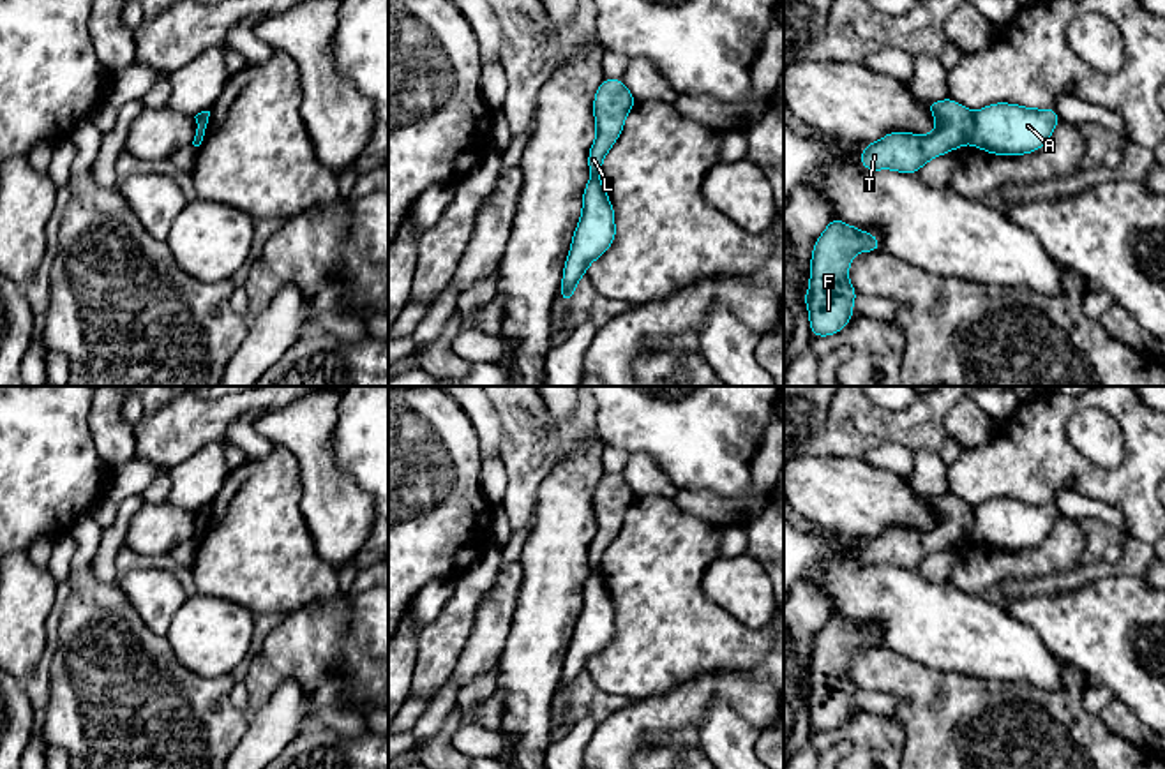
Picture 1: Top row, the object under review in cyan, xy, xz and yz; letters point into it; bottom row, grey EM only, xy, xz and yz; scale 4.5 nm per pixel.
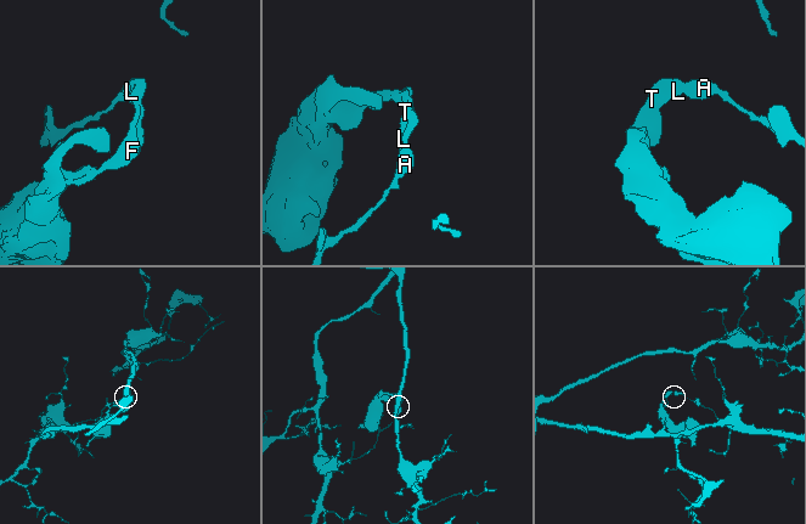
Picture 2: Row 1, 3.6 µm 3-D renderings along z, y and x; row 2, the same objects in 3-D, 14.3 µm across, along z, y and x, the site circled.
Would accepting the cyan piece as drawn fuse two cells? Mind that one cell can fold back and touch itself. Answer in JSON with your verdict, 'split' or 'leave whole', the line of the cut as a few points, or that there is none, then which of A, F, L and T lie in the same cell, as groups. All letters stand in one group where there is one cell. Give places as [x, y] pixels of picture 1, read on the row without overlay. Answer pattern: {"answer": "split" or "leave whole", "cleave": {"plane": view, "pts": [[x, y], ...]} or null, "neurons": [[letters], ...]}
{"answer": "split", "cleave": {"plane": "yz", "pts": [[975, 508], [968, 535]]}, "neurons": [["A"], ["F", "L", "T"]]}

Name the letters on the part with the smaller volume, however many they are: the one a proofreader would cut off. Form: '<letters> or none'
F, L, T

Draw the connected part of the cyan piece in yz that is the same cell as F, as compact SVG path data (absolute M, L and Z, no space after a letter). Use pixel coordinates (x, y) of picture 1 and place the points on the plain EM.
M831 612L814 638L810 683L803 690L812 732L842 727L851 716L858 688L847 676L847 668L851 654L860 646L881 647L879 633Z

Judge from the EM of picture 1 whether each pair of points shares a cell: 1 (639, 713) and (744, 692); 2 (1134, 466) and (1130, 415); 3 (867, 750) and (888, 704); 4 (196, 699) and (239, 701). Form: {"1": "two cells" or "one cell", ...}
{"1": "one cell", "2": "one cell", "3": "two cells", "4": "two cells"}

